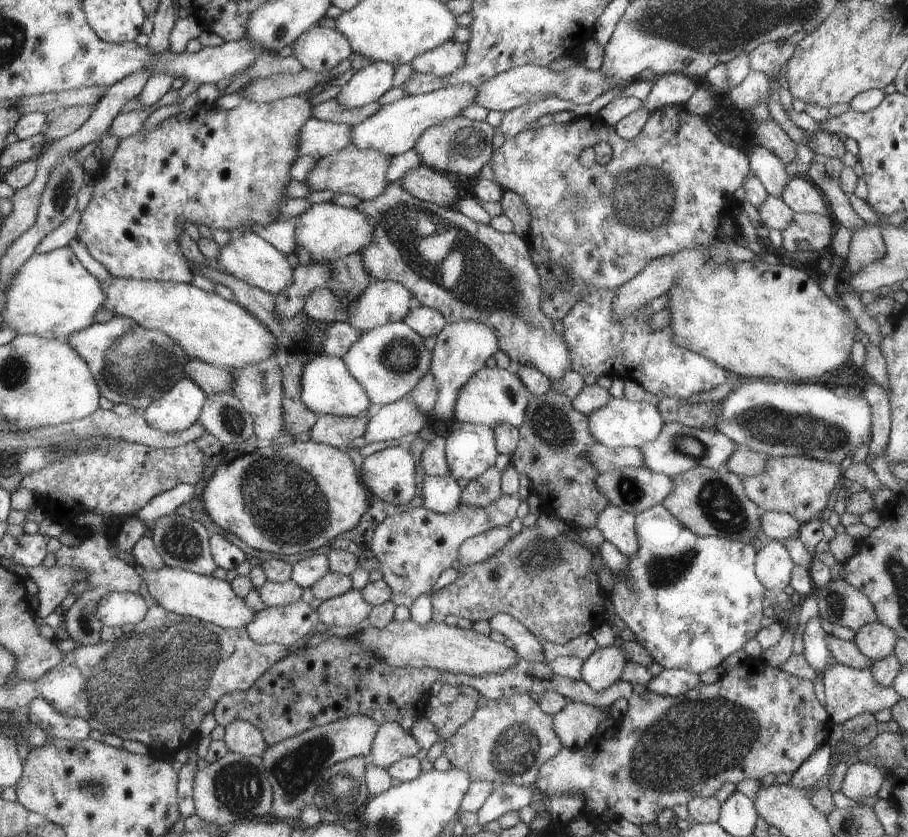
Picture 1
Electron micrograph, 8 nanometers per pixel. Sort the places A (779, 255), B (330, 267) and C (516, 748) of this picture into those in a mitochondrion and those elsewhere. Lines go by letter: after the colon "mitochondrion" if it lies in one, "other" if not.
A: other
B: other
C: mitochondrion

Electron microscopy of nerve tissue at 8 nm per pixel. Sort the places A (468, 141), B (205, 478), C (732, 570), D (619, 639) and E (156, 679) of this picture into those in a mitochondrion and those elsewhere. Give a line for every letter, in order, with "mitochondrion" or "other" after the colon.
A: mitochondrion
B: other
C: other
D: other
E: mitochondrion

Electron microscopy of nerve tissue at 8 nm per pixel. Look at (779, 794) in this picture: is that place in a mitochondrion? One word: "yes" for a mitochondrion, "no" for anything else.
no

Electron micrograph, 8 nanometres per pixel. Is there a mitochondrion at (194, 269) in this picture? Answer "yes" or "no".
no

